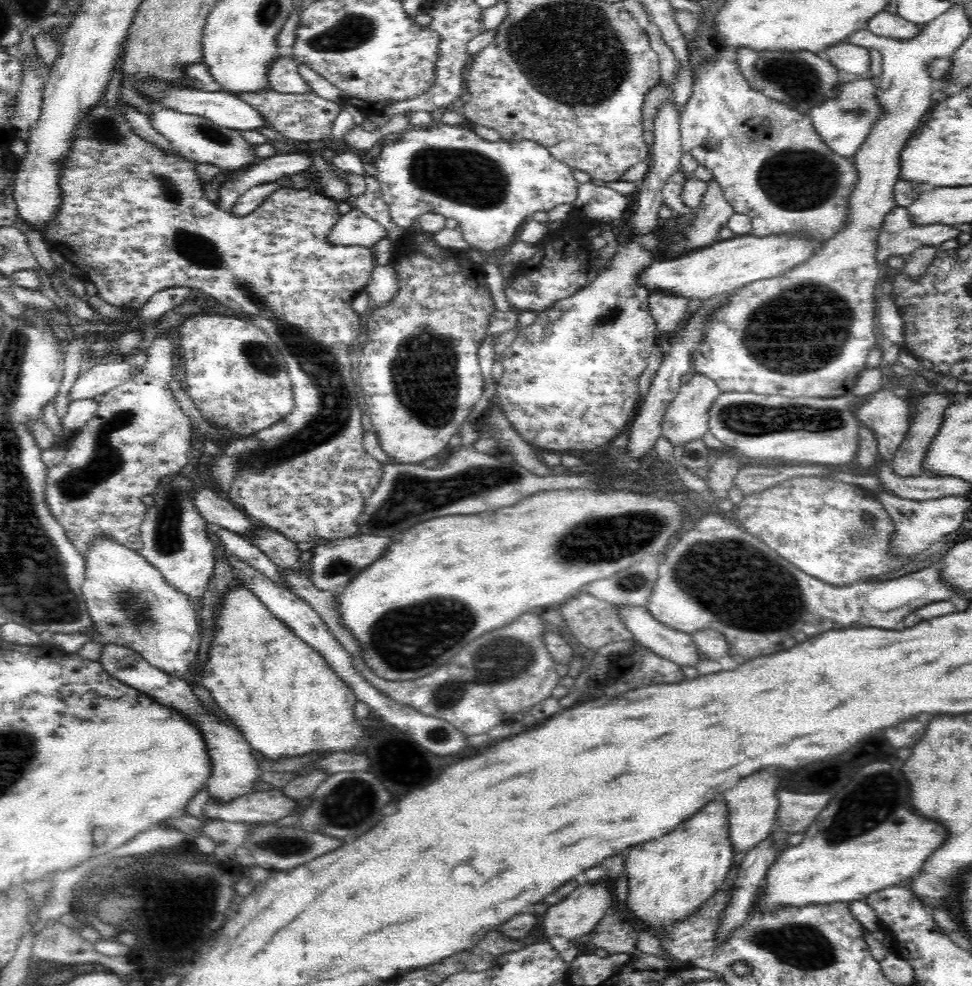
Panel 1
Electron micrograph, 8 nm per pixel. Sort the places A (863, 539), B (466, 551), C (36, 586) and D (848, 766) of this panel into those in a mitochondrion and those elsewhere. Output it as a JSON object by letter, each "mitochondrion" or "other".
{"A":"mitochondrion","B":"other","C":"mitochondrion","D":"other"}

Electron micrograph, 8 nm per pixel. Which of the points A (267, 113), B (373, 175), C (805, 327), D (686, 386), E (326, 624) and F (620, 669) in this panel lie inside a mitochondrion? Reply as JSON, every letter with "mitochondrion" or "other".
{"A":"other","B":"other","C":"mitochondrion","D":"other","E":"other","F":"other"}

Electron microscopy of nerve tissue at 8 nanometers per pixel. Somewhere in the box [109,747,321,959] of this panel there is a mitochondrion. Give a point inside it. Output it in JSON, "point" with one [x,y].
{"point":[278,845]}

